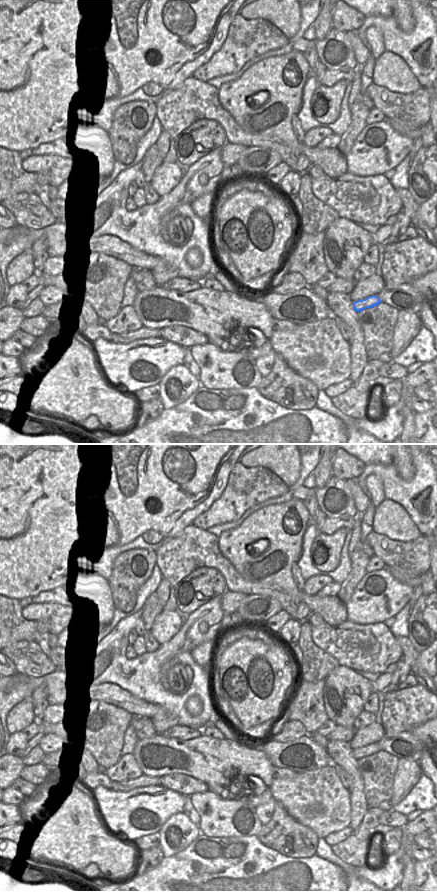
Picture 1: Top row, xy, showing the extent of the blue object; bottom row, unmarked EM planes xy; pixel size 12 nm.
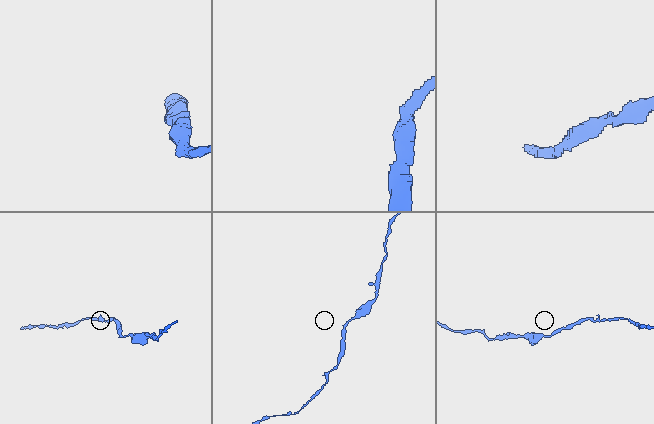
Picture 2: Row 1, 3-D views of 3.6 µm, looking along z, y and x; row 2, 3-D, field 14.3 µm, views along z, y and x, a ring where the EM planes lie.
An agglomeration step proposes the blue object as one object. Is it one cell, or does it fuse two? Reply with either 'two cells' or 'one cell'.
one cell

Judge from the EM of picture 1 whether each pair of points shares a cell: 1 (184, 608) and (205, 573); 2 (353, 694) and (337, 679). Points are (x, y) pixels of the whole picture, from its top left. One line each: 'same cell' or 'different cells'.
1: same cell
2: same cell

